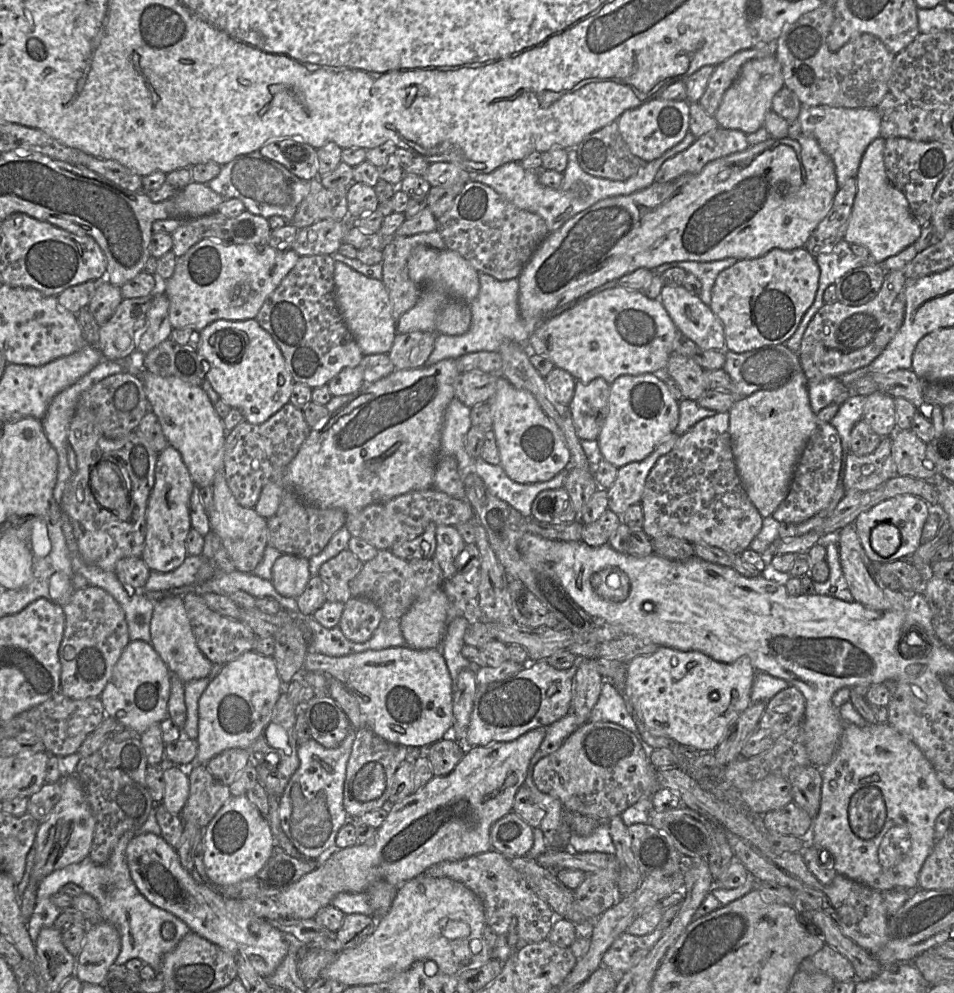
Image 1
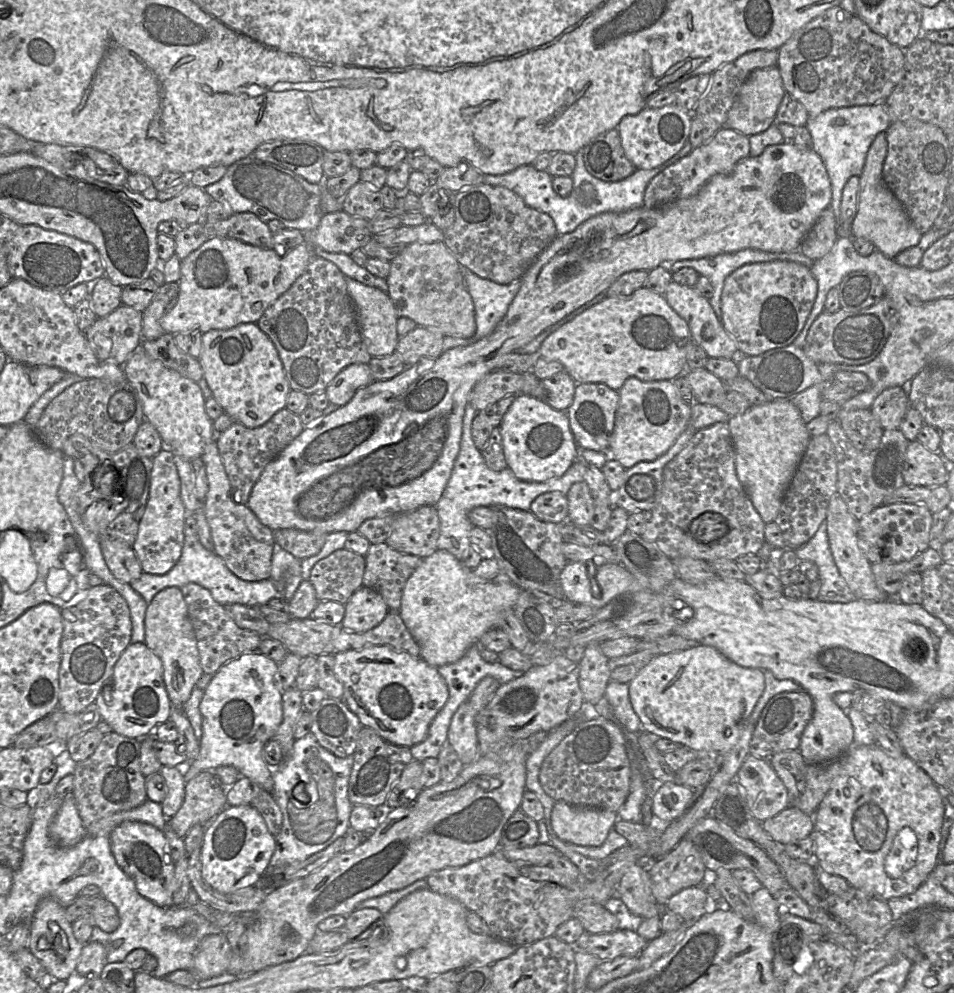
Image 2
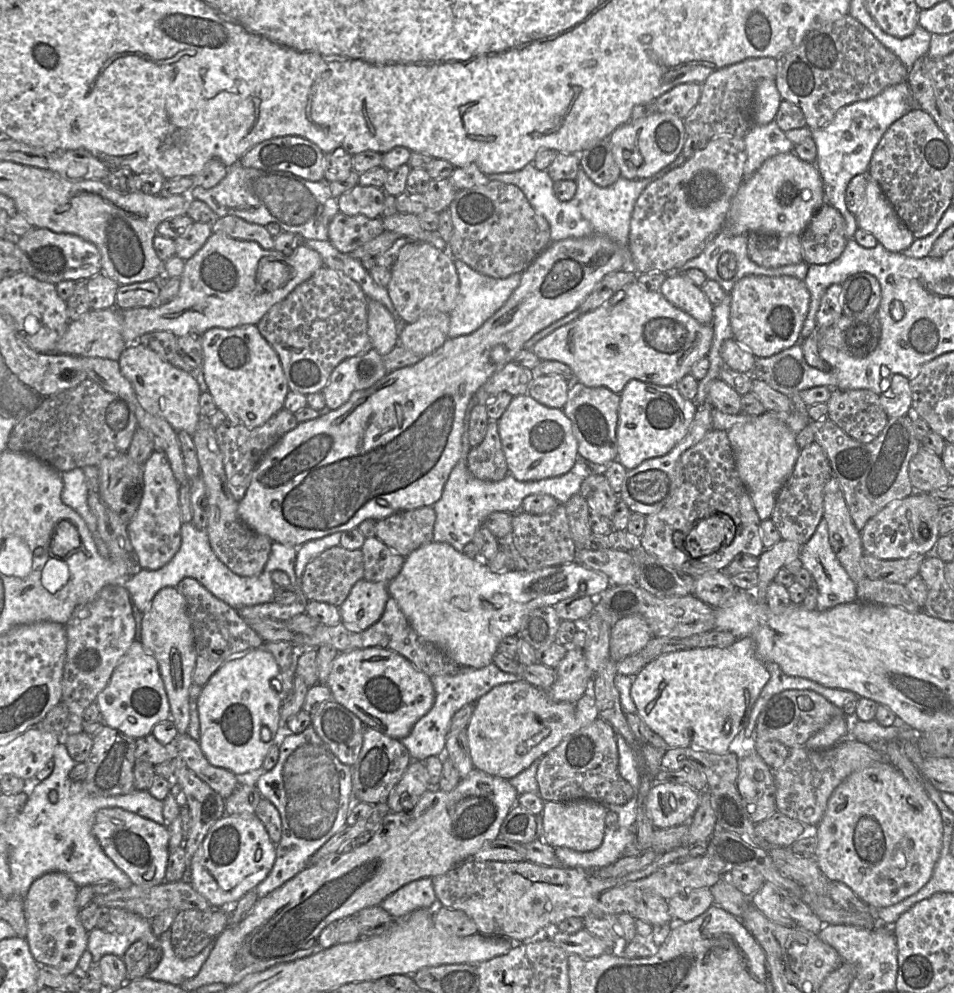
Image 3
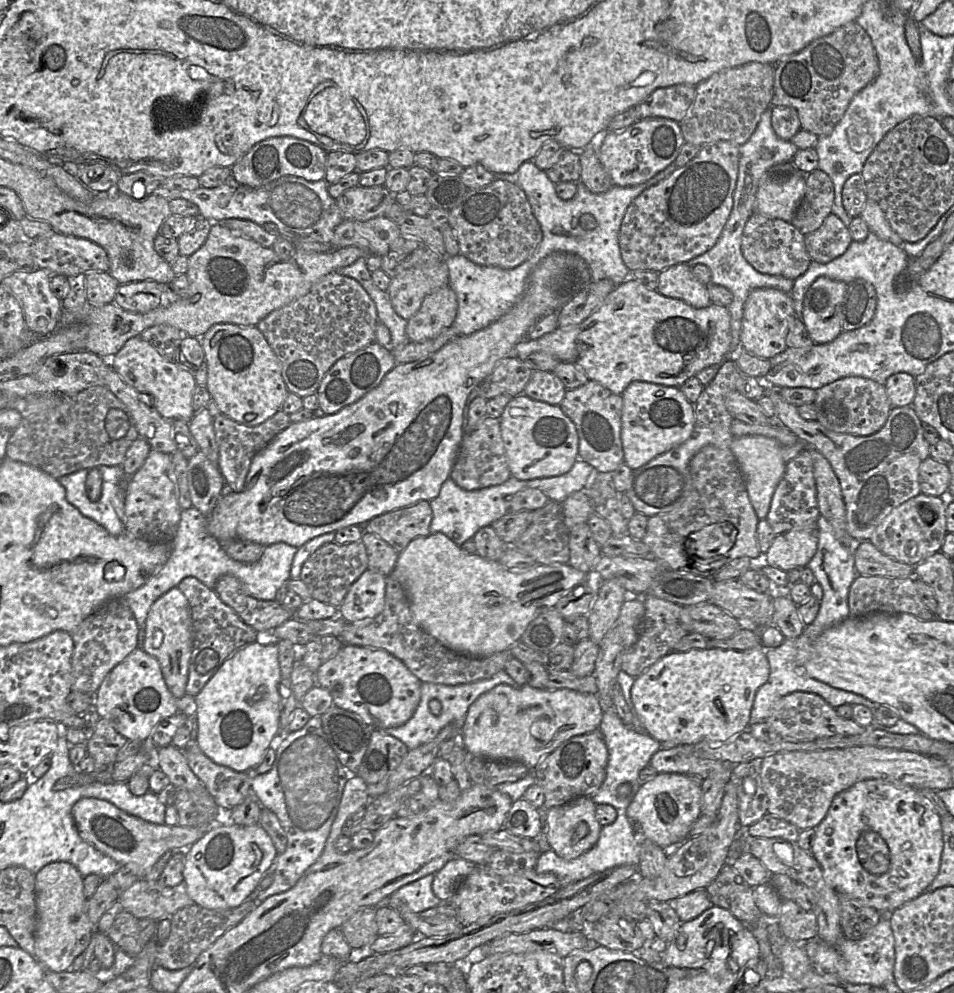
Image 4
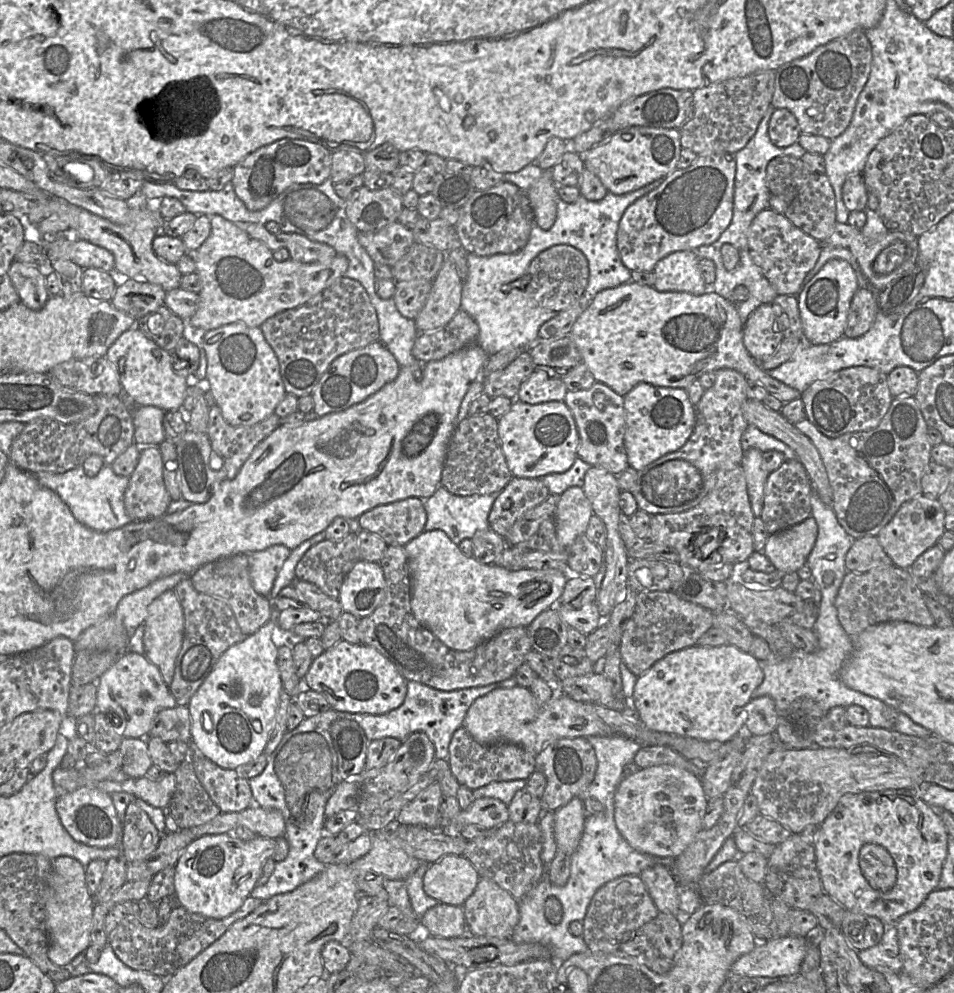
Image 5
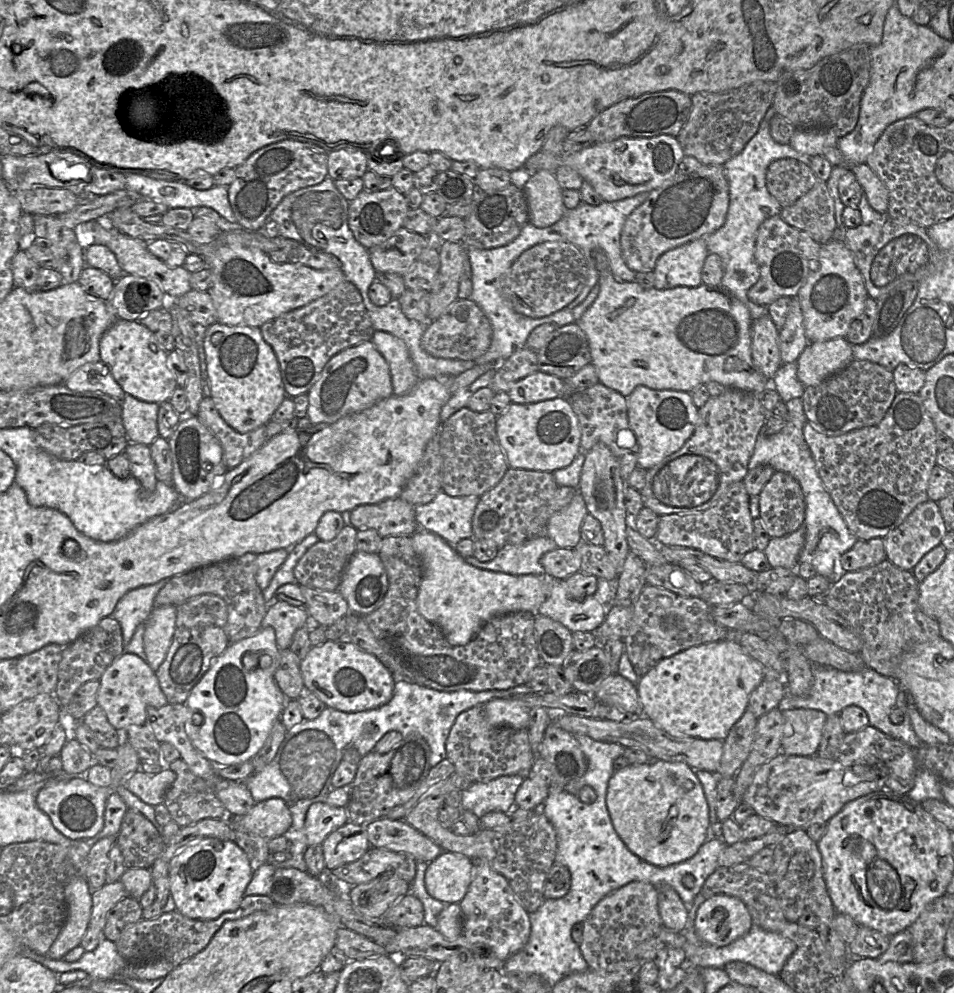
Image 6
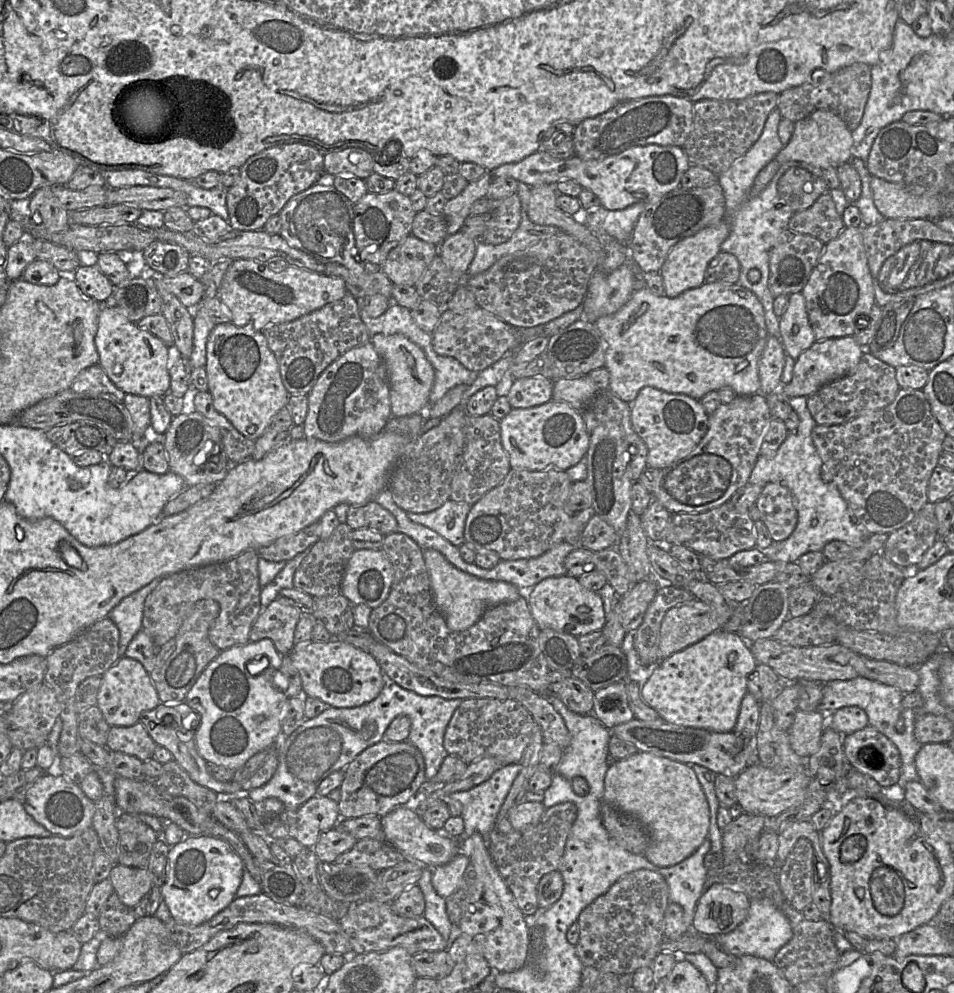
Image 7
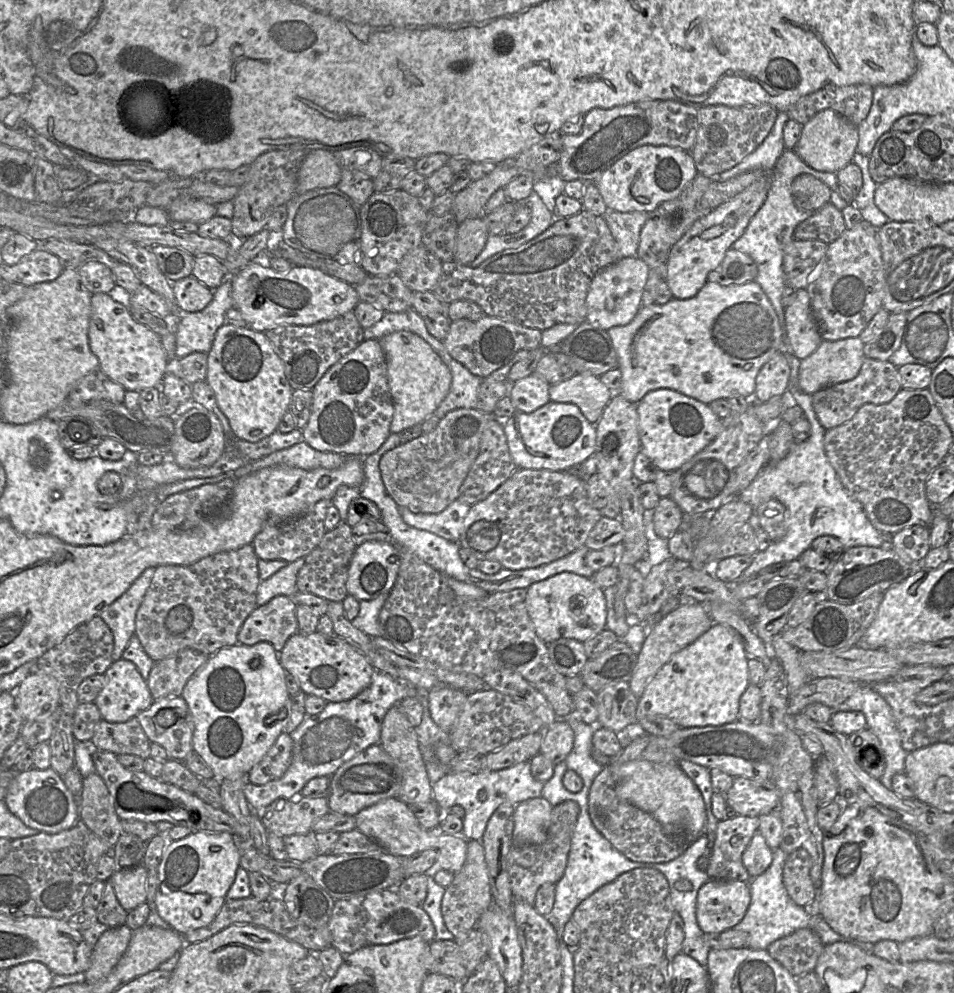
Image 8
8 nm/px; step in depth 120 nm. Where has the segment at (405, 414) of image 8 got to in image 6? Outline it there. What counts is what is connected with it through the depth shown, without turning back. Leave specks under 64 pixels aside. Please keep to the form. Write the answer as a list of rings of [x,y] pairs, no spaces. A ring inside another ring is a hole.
[[[377,330],[371,341],[389,366],[393,395],[410,393],[419,378],[405,343],[390,333]]]

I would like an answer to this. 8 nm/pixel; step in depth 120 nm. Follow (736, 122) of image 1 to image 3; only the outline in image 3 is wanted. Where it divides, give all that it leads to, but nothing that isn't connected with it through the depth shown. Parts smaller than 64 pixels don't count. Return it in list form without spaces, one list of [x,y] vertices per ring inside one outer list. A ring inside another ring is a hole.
[[[761,79],[756,88],[753,125],[765,125],[775,120],[781,100],[775,80]]]

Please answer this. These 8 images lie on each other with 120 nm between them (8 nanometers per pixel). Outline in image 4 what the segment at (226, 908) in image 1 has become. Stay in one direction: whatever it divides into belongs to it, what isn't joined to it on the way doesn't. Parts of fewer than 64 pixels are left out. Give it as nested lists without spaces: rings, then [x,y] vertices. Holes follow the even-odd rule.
[[[97,798],[80,799],[74,804],[72,814],[82,839],[130,869],[139,879],[143,879],[166,852],[183,852],[212,829],[211,826],[182,827],[150,823]]]

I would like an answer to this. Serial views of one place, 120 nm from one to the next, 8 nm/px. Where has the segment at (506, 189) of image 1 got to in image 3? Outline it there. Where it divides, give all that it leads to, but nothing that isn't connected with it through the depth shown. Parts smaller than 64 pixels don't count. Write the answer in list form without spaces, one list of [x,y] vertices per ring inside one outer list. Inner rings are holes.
[[[681,152],[673,162],[651,177],[630,180],[620,176],[614,184],[608,187],[596,185],[580,167],[575,179],[577,190],[570,201],[560,201],[554,193],[554,181],[550,178],[548,172],[538,170],[532,163],[515,172],[496,173],[487,176],[492,181],[513,184],[524,193],[533,209],[549,223],[551,242],[567,238],[600,235],[608,237],[620,247],[628,247],[630,220],[636,200],[650,183],[681,166],[685,161],[686,157]]]

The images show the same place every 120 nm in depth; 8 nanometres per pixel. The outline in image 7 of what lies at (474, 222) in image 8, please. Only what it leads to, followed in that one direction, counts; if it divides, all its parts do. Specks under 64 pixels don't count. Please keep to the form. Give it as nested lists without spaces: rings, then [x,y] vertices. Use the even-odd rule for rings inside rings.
[[[459,230],[441,242],[438,255],[452,272],[468,273],[477,243],[478,240]]]

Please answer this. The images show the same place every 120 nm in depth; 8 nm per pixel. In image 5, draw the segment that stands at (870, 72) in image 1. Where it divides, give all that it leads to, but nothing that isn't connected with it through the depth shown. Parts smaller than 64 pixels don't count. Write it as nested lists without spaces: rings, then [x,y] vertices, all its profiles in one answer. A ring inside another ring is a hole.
[[[853,30],[777,68],[771,106],[792,112],[801,134],[833,140],[849,126],[871,65],[872,50],[864,30]]]

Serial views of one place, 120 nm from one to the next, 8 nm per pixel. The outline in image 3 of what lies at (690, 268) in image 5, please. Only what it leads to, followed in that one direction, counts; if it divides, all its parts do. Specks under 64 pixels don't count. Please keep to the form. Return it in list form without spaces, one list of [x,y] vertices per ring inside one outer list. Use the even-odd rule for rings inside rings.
[[[682,272],[668,274],[660,293],[675,307],[686,312],[700,324],[712,324],[713,305],[702,291]]]

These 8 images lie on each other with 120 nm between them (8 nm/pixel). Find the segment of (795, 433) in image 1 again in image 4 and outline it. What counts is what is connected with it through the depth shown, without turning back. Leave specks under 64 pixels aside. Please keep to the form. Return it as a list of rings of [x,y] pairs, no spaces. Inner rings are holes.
[[[760,435],[734,438],[730,446],[743,475],[749,500],[759,519],[767,517],[773,493],[785,472],[786,462],[781,457],[780,449],[775,439]]]

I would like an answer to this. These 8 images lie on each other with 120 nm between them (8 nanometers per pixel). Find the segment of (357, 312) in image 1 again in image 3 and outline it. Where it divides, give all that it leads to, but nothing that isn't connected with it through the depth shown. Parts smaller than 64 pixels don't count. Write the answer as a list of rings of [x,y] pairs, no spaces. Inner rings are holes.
[[[372,299],[367,301],[367,334],[370,347],[384,356],[398,345],[395,320],[387,308]]]

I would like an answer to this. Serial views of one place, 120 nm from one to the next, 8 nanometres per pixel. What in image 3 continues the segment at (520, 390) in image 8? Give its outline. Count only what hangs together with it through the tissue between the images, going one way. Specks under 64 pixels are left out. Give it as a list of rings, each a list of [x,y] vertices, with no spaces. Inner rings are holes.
[[[535,375],[528,395],[546,407],[563,409],[571,384],[560,375]]]

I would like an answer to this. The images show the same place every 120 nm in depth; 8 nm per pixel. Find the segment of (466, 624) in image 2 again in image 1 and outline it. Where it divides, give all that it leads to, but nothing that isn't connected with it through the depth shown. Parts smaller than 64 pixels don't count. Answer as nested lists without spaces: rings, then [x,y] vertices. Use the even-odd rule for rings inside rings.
[[[440,587],[434,592],[423,592],[400,618],[400,626],[408,647],[425,650],[440,648],[450,620],[450,602]]]

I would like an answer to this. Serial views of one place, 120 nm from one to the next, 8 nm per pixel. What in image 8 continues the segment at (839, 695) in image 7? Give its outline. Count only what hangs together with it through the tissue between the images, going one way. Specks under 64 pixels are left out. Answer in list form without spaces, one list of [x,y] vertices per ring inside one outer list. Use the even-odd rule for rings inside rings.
[[[870,685],[862,686],[833,712],[861,711],[869,728],[879,739],[886,758],[886,767],[880,778],[882,785],[892,789],[892,777],[905,771],[909,752],[902,747],[901,737],[891,707]]]

